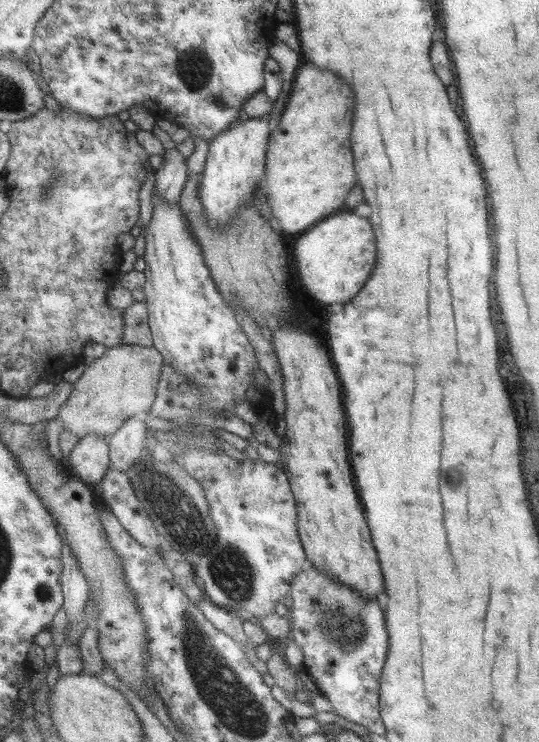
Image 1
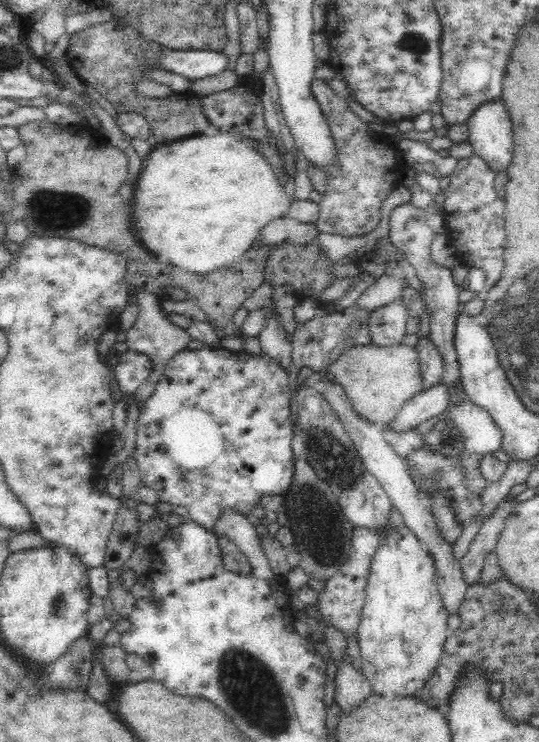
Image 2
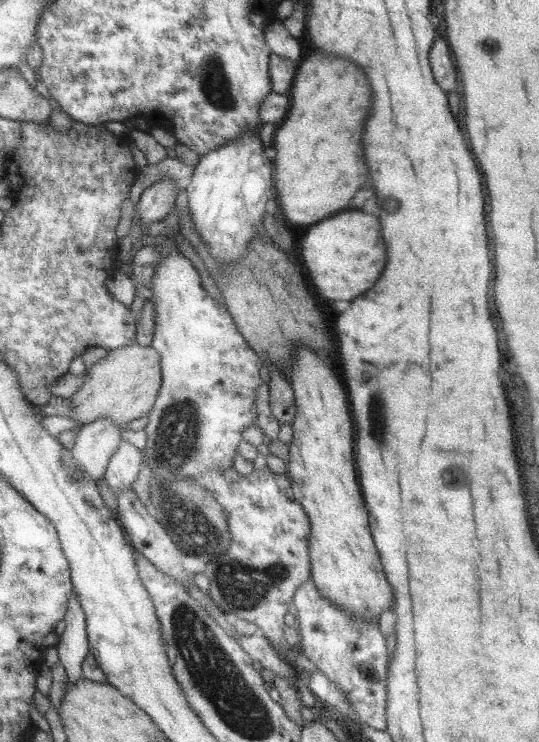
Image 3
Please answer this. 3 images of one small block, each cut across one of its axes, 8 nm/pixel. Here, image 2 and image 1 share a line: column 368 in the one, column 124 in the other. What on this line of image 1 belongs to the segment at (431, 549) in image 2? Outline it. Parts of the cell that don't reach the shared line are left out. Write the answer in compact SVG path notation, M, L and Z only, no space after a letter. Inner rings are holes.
M129 417L108 437L110 466L124 473L144 451L146 430L142 417Z

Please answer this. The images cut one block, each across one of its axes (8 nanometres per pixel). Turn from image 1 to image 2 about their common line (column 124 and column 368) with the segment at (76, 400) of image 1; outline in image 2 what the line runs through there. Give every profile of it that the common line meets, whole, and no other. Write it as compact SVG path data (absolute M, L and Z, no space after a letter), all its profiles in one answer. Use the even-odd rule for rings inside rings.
M403 342L394 346L374 346L370 343L346 349L326 369L343 387L354 410L368 422L380 426L392 421L413 396L426 389L417 349Z

